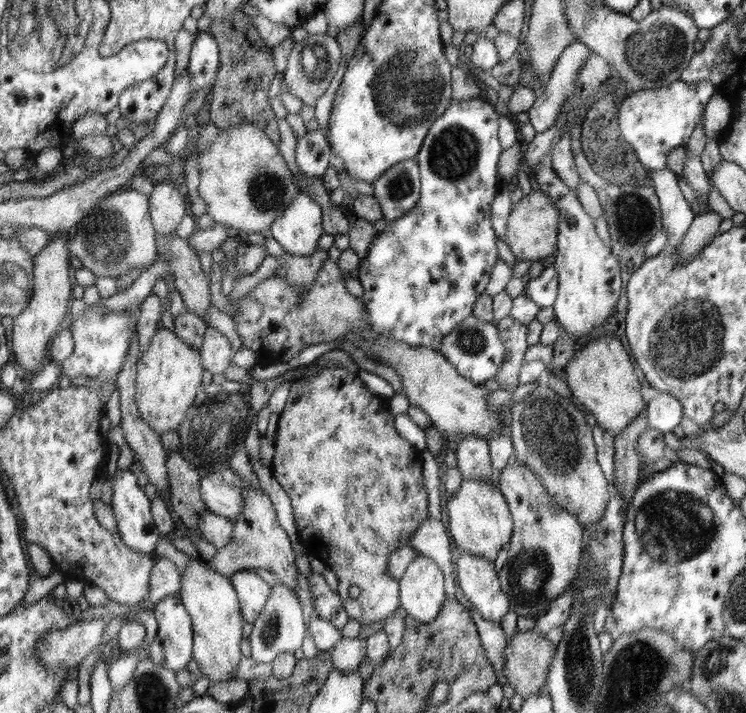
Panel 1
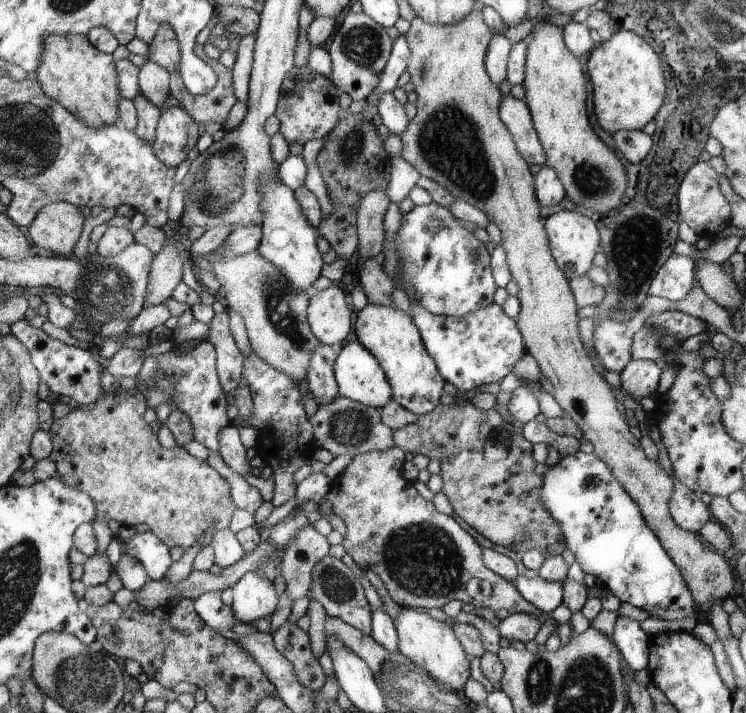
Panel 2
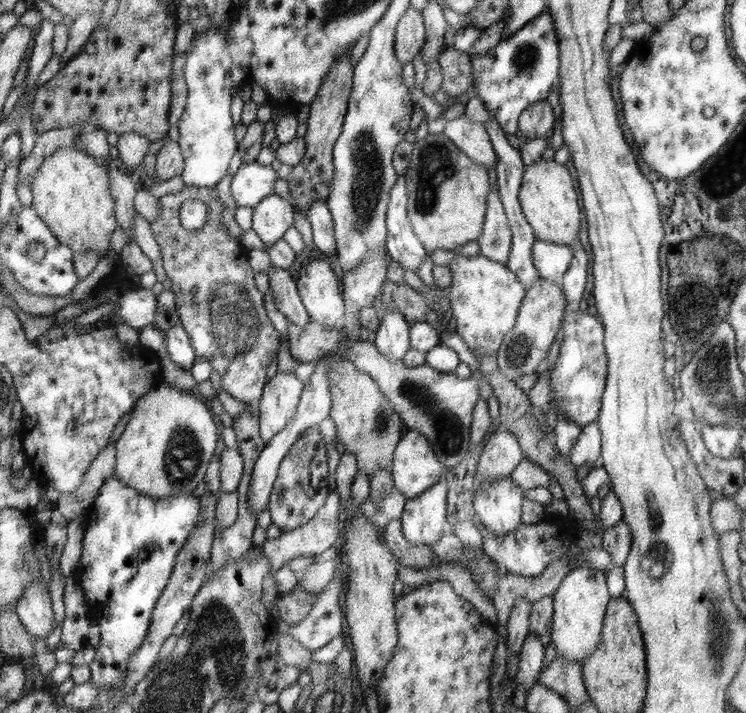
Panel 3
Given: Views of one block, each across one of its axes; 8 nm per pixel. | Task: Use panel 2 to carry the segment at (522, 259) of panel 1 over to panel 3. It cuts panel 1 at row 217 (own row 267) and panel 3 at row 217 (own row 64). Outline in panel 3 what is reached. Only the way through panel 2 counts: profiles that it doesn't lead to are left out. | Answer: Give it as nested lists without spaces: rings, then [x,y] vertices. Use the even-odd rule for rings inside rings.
[[[444,133],[430,134],[414,142],[410,166],[405,175],[407,186],[407,215],[413,231],[430,254],[433,250],[454,251],[468,242],[478,241],[486,214],[486,198],[490,192],[486,167],[468,158]]]

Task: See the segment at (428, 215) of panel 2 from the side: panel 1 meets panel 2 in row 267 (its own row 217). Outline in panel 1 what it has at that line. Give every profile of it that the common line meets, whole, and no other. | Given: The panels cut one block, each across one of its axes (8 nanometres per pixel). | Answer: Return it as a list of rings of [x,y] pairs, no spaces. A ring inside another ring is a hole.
[[[484,97],[463,101],[453,100],[448,105],[447,112],[444,112],[443,116],[438,117],[434,124],[430,126],[430,132],[428,132],[427,138],[423,142],[423,148],[420,149],[418,156],[415,158],[418,162],[421,180],[418,202],[402,218],[387,221],[384,230],[379,232],[372,241],[364,262],[360,263],[360,268],[358,269],[360,275],[357,280],[364,287],[362,300],[367,304],[367,318],[373,327],[373,334],[367,337],[366,345],[371,346],[371,340],[375,338],[375,334],[383,334],[391,342],[404,342],[409,346],[422,346],[423,348],[432,348],[434,351],[441,351],[442,343],[446,339],[447,334],[450,334],[454,329],[458,329],[458,325],[466,321],[474,312],[475,303],[485,293],[485,289],[490,281],[490,272],[498,261],[496,234],[492,230],[490,207],[492,200],[498,196],[497,166],[503,150],[504,148],[502,148],[501,142],[498,140],[498,112],[494,110],[494,105],[488,104],[488,100]]]

